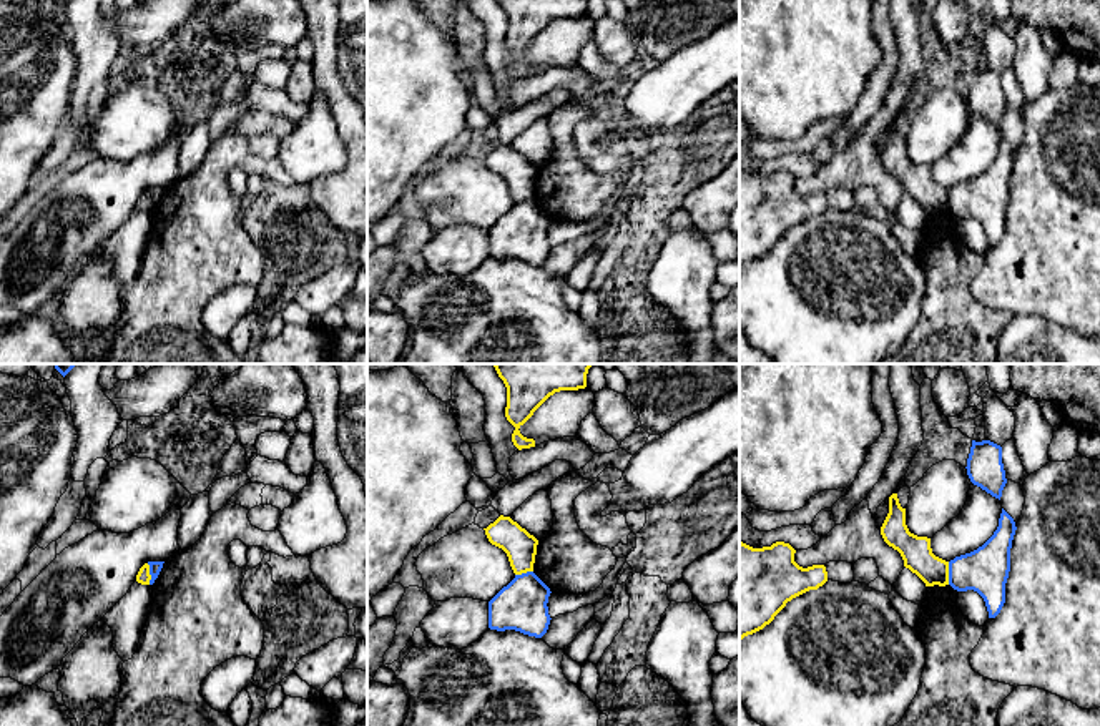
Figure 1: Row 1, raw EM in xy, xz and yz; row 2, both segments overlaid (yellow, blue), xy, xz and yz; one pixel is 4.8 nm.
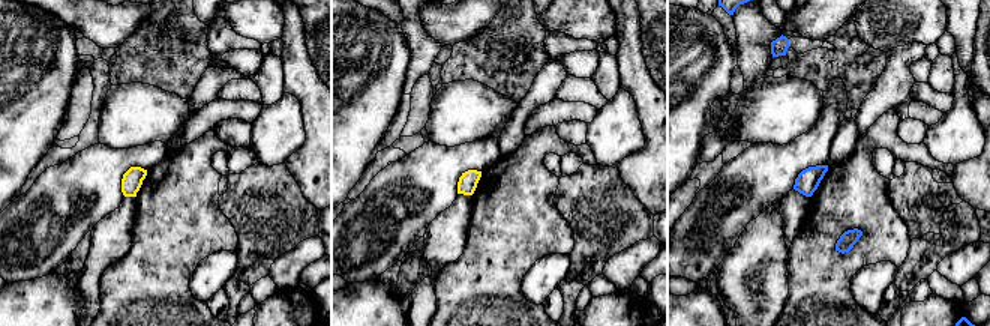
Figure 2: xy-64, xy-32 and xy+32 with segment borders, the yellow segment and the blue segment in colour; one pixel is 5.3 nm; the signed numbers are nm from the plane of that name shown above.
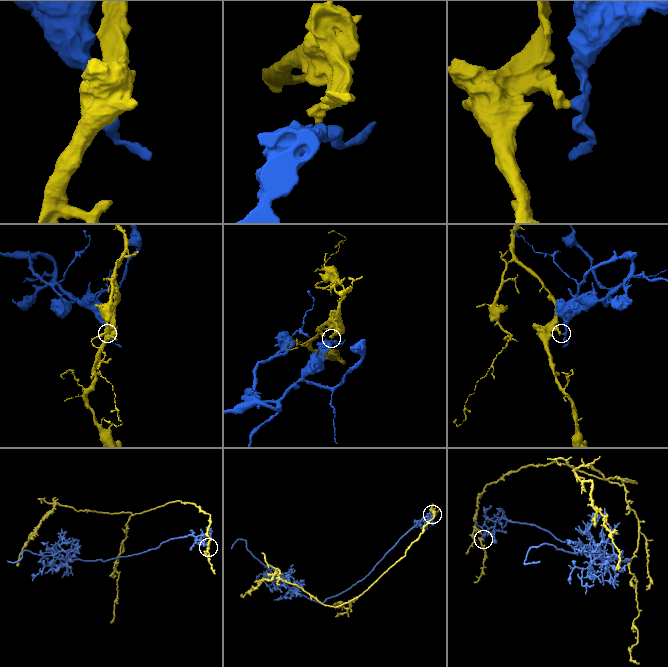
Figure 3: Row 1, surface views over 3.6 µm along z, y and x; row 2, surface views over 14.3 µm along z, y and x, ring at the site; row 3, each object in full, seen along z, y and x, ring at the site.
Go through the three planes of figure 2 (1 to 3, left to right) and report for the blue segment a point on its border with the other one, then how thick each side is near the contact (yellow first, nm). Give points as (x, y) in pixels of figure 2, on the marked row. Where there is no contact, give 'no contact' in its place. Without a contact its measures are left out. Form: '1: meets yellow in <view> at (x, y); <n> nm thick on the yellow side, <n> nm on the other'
1: no contact
2: no contact
3: no contact

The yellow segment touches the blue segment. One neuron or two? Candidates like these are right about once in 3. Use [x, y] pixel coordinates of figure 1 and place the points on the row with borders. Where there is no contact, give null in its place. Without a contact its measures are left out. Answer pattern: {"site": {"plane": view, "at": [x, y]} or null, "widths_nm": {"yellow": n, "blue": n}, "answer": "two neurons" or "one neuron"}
{"site": {"plane": "yz", "at": [947, 573]}, "widths_nm": {"yellow": 150, "blue": 220}, "answer": "two neurons"}

